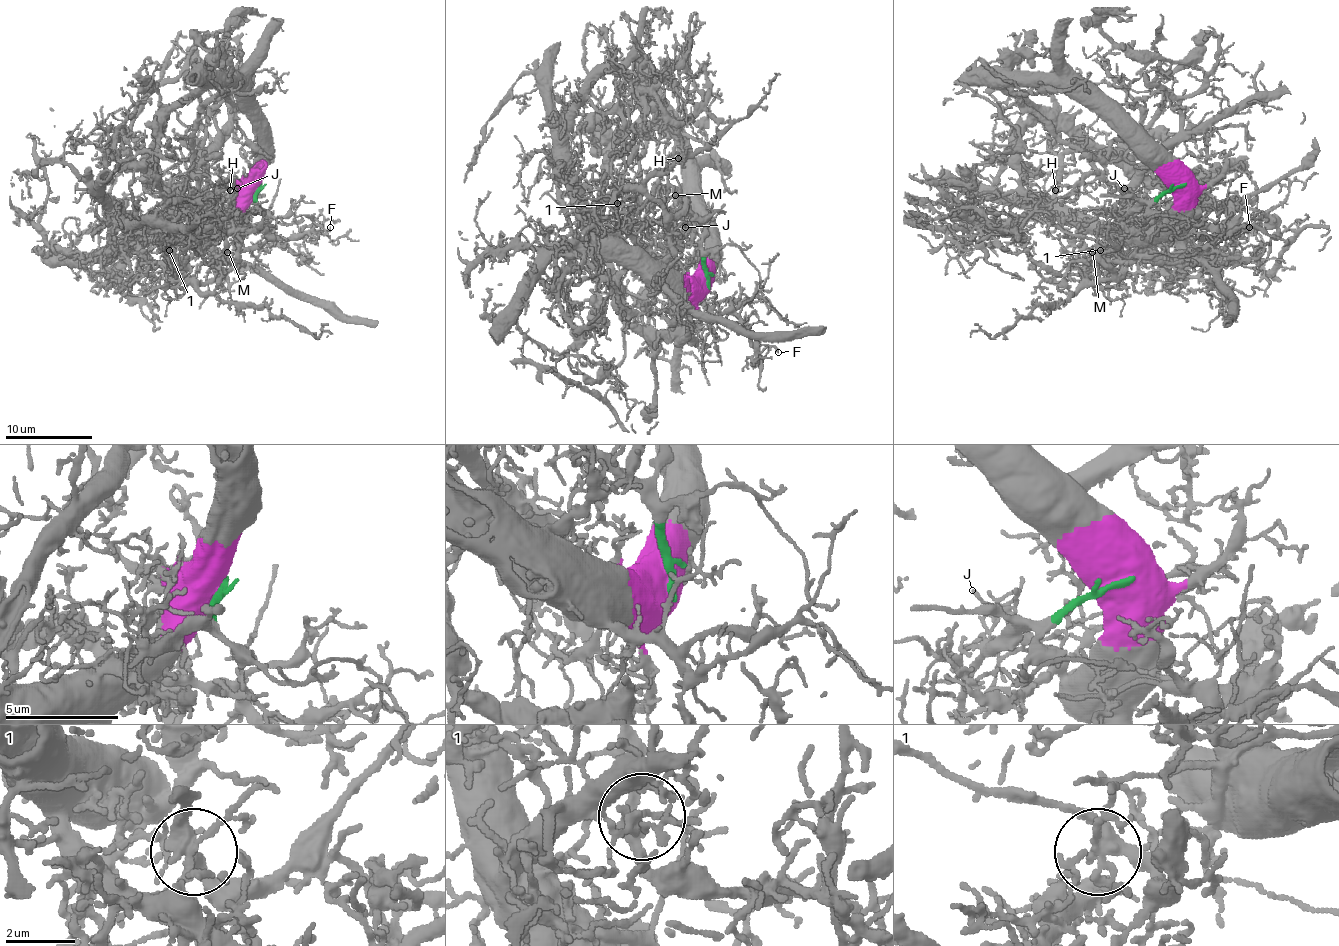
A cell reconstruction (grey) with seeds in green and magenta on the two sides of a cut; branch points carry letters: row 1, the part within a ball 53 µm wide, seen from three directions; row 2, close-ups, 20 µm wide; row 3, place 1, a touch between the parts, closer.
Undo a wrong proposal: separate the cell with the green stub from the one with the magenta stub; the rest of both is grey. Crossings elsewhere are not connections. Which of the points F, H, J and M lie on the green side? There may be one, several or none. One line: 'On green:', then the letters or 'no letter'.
On green: no letter

